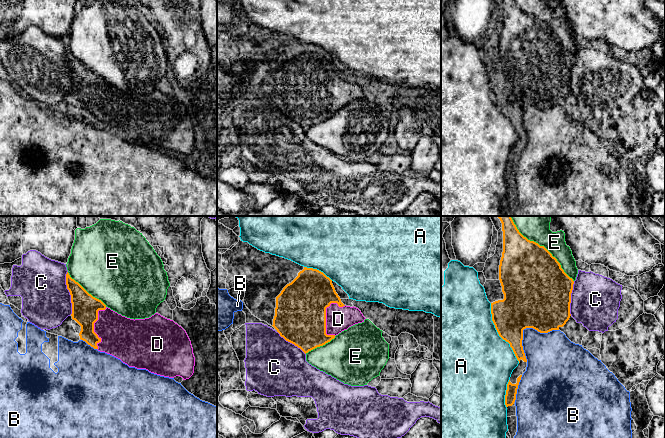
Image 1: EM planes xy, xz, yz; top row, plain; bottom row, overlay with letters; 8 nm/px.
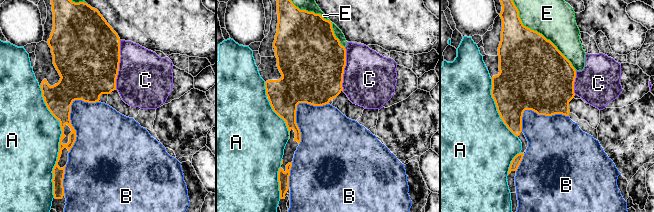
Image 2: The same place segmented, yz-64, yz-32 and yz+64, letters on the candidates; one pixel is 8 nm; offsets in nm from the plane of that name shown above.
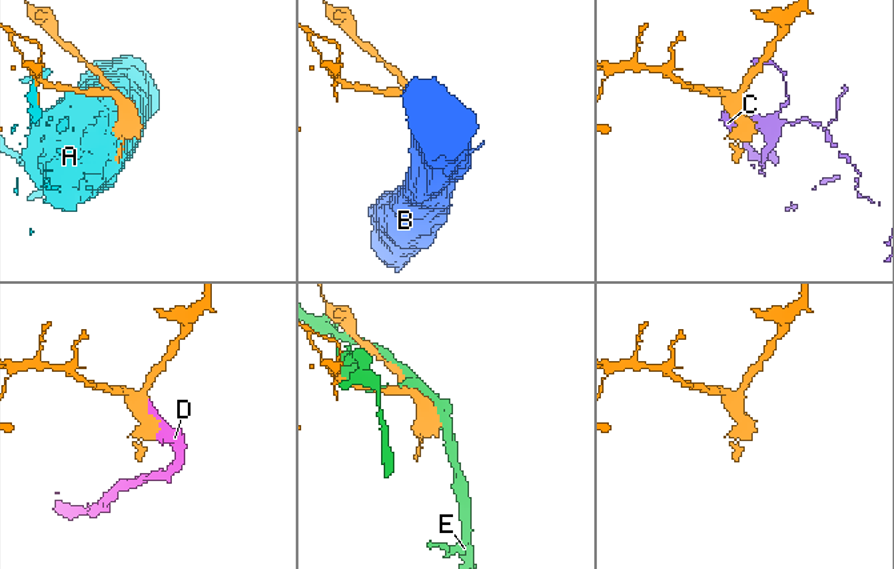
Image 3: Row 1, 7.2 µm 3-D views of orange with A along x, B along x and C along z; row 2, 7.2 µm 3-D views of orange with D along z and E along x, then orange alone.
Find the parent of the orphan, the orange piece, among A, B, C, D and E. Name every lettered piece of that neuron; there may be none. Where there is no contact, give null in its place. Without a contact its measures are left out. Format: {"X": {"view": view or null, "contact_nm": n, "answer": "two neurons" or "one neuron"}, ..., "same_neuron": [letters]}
{"A": {"view": "yz", "contact_nm": 550, "answer": "two neurons"}, "B": {"view": "yz", "contact_nm": 380, "answer": "two neurons"}, "C": {"view": "xy", "contact_nm": 360, "answer": "two neurons"}, "D": {"view": "xz", "contact_nm": 280, "answer": "one neuron"}, "E": {"view": "yz", "contact_nm": 650, "answer": "two neurons"}, "same_neuron": ["D"]}

